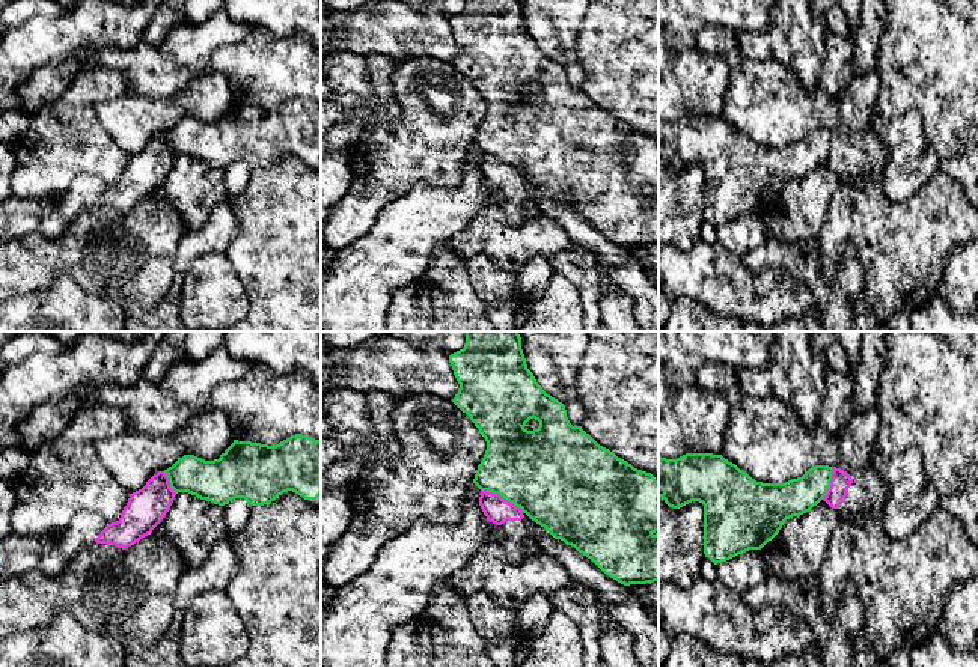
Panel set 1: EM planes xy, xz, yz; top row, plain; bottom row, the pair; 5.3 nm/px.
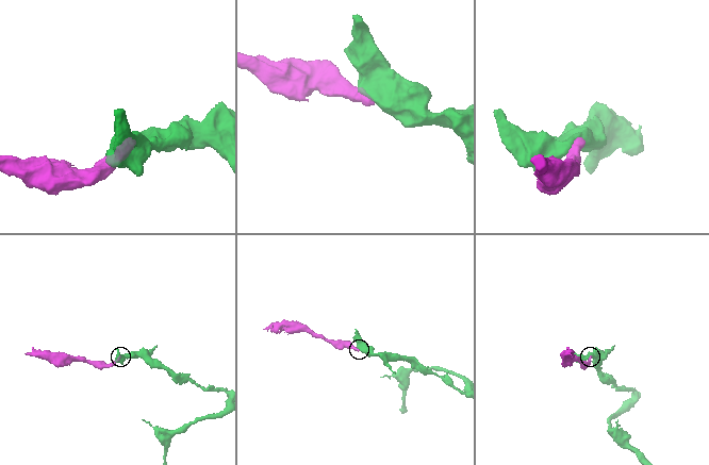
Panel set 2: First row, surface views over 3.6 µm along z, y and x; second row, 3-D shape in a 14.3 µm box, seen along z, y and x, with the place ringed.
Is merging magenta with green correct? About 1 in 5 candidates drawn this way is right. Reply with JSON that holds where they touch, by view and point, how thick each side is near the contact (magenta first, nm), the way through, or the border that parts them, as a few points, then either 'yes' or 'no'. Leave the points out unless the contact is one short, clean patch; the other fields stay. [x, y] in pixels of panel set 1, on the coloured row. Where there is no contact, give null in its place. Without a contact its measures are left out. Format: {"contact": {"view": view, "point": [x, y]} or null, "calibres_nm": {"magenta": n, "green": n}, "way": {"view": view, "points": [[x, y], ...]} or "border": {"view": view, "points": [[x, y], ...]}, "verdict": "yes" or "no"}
{"contact": {"view": "xz", "point": [501, 497]}, "calibres_nm": {"magenta": 140, "green": 440}, "border": {"view": "xz", "points": [[481, 490], [498, 493], [523, 512]]}, "verdict": "no"}

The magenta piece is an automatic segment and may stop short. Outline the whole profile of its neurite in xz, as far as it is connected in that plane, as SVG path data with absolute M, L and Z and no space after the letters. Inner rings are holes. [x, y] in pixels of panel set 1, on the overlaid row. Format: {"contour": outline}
{"contour": "M481 491L479 506L491 533L491 541L506 550L509 562L520 563L526 557L524 542L536 539L521 509L488 491Z"}

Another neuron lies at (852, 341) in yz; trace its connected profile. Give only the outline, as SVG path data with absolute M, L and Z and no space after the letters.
M835 331L835 334L848 357L850 367L854 372L860 361L860 348L865 331Z

